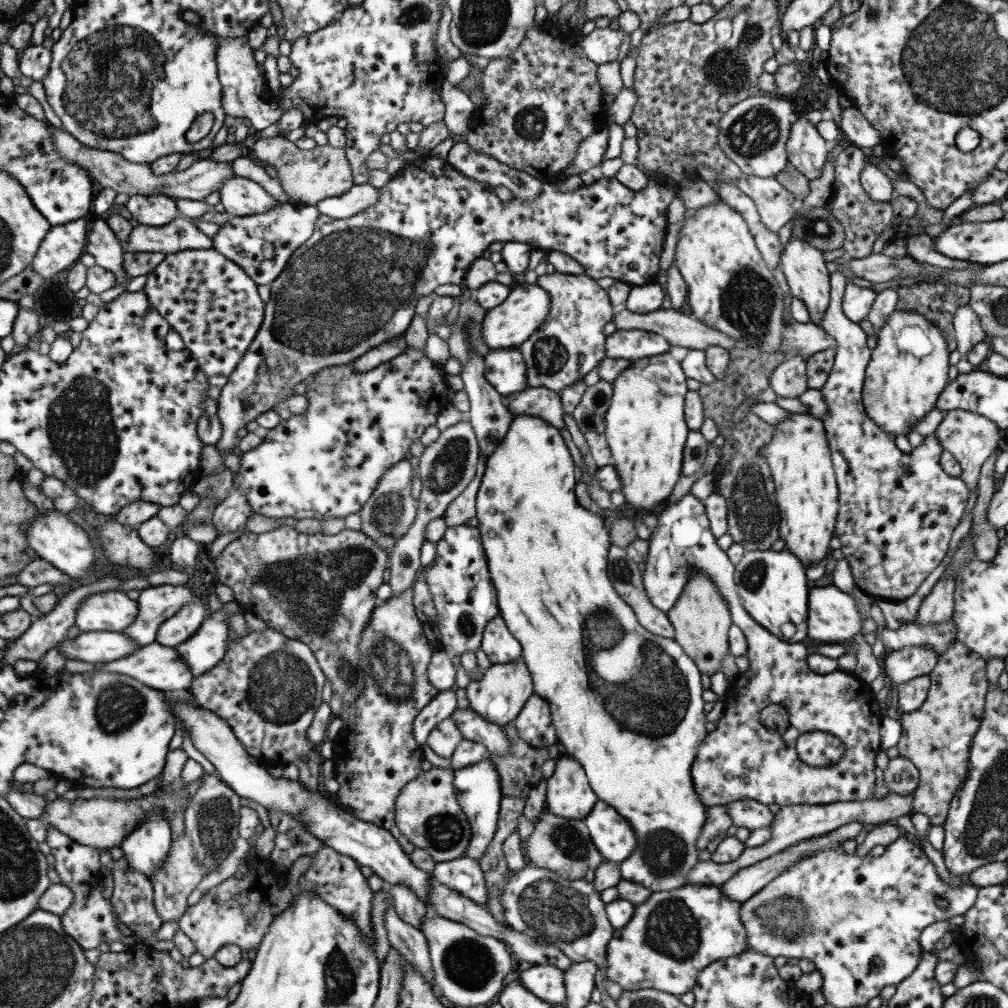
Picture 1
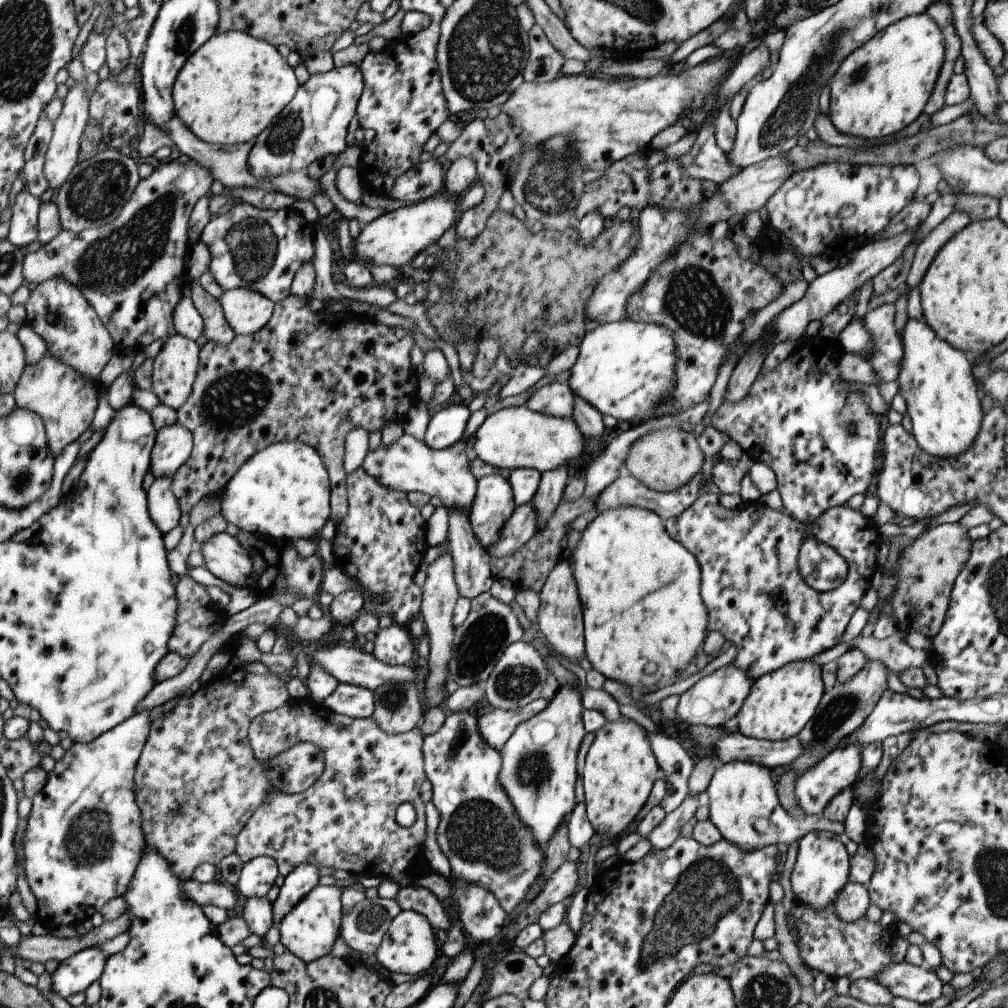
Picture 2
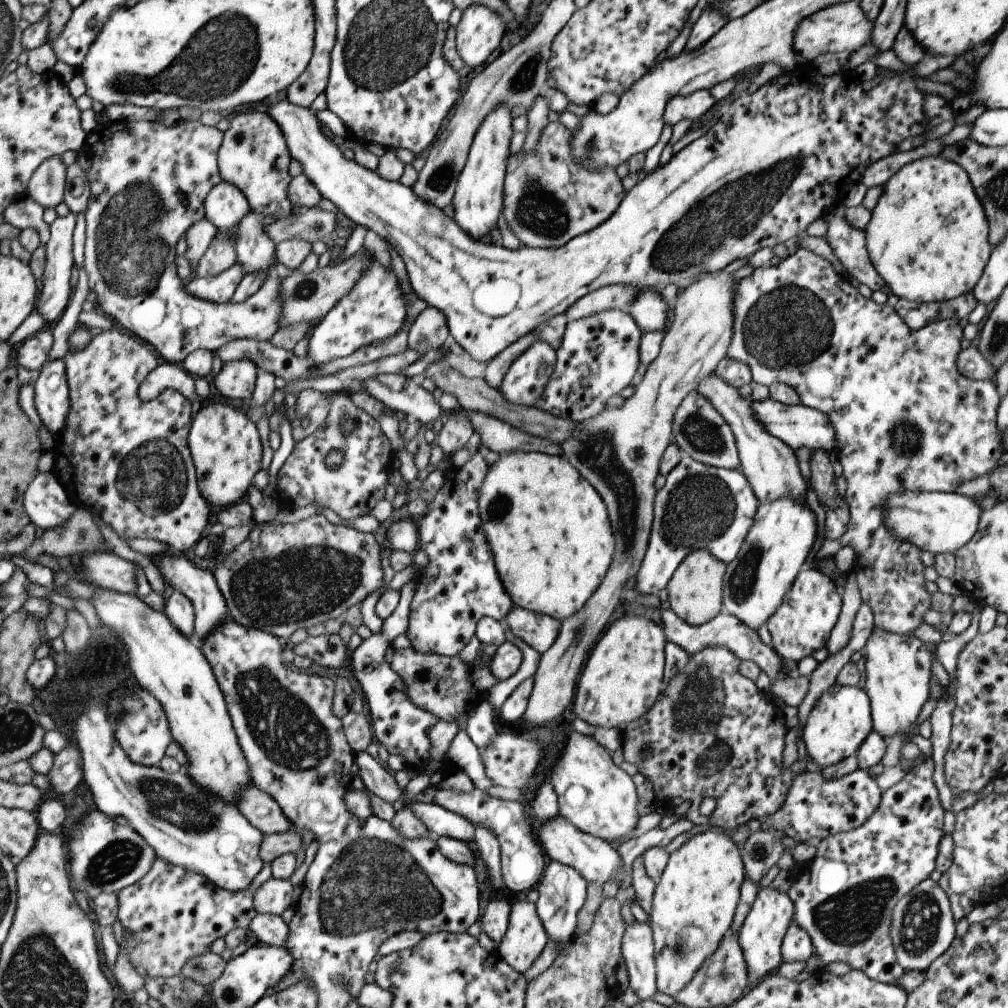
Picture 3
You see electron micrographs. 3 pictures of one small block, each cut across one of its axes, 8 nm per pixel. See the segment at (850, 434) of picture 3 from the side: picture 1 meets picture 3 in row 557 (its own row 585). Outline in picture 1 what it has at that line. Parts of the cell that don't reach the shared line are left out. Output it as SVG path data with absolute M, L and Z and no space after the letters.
M835 270L830 274L830 293L829 293L829 305L825 309L825 313L821 315L821 328L837 342L837 350L834 352L834 360L829 370L829 376L825 380L825 384L819 388L821 395L823 395L823 401L827 405L827 414L821 418L823 423L823 429L825 429L825 435L827 435L827 445L830 451L832 468L834 469L834 476L836 479L836 488L838 491L838 512L834 523L833 537L837 538L837 544L841 544L839 550L843 554L843 559L847 561L849 570L852 574L854 581L854 587L859 588L863 593L870 595L871 597L903 601L915 593L920 584L925 580L925 577L935 568L941 558L945 556L947 546L949 546L949 537L953 530L960 522L963 512L965 512L965 504L968 499L968 489L966 485L960 480L959 477L951 477L944 474L943 470L939 467L938 459L940 458L941 446L939 440L935 438L934 432L931 432L929 436L923 438L923 442L920 446L912 449L911 454L903 454L903 452L897 450L895 442L893 441L893 433L887 433L883 428L879 427L877 423L867 417L863 405L861 405L861 390L863 390L864 370L867 366L870 357L870 348L866 345L866 335L859 325L845 317L841 310L841 299L845 288L847 275L842 273L841 270Z

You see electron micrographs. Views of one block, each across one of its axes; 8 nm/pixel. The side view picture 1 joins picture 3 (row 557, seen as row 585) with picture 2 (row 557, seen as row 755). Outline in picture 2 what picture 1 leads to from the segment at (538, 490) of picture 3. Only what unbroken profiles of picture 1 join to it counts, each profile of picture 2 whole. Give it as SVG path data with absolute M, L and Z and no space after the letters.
M637 507L603 510L582 530L573 551L565 553L573 568L581 604L583 652L592 668L606 679L627 686L636 704L643 689L677 682L706 637L707 608L700 597L698 562L666 533L660 516Z

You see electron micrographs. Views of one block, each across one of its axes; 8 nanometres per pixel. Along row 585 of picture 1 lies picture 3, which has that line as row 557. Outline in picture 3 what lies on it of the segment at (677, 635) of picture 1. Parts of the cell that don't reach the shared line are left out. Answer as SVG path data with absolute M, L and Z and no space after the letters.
M703 550L691 552L674 571L666 585L670 610L687 625L699 627L720 614L722 579L726 566Z

